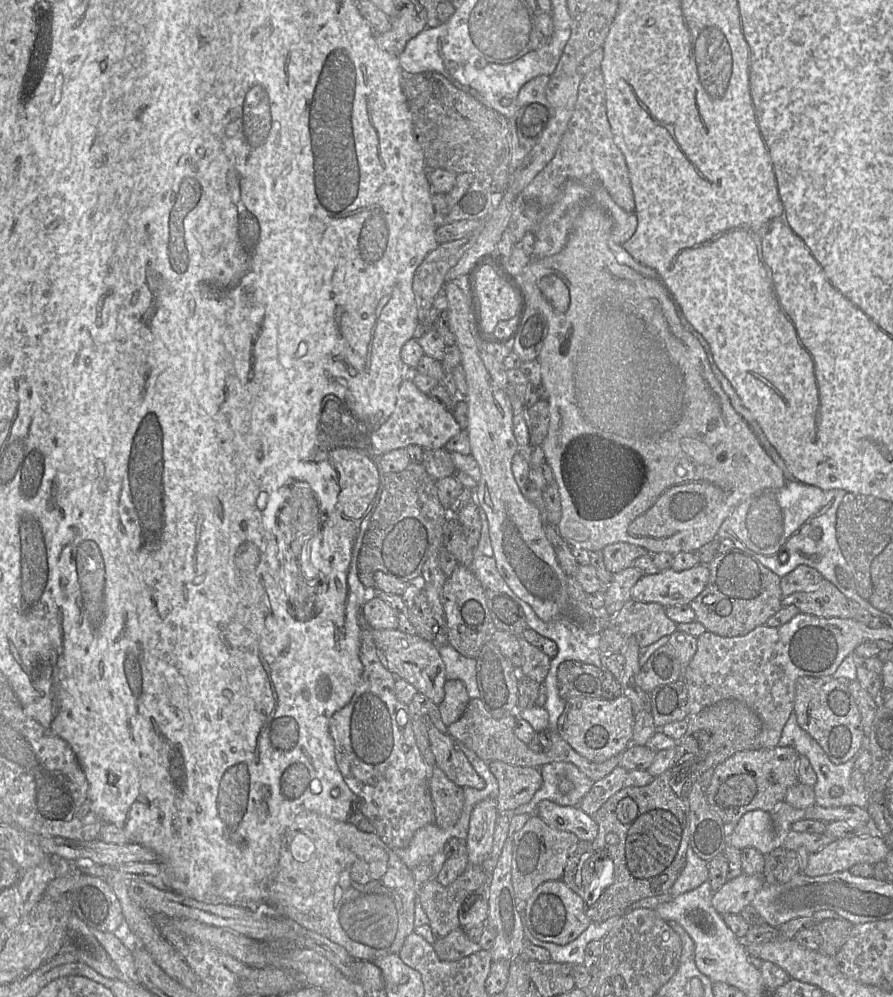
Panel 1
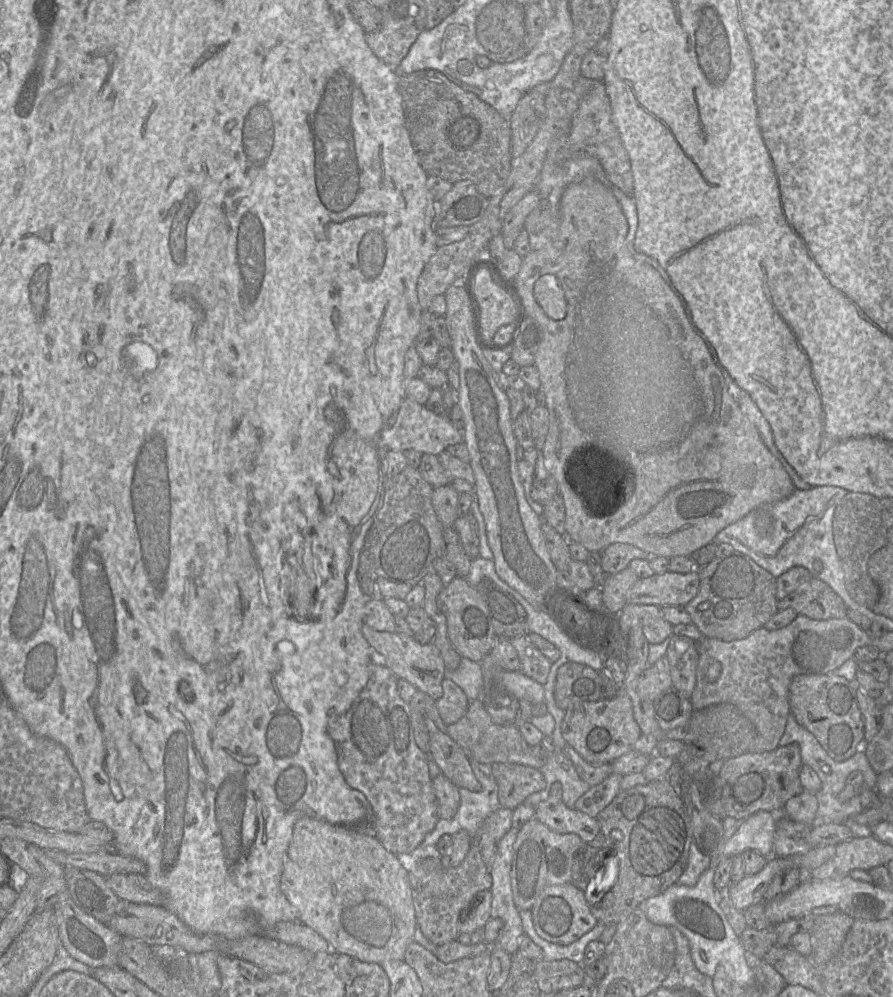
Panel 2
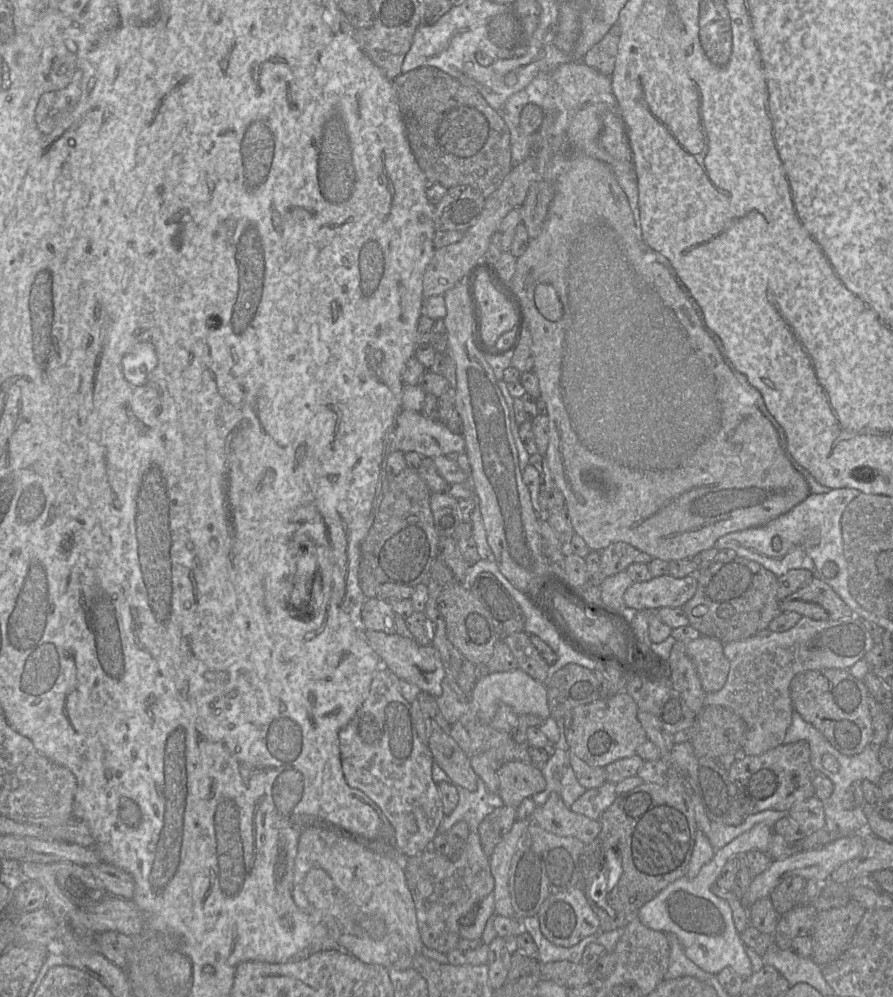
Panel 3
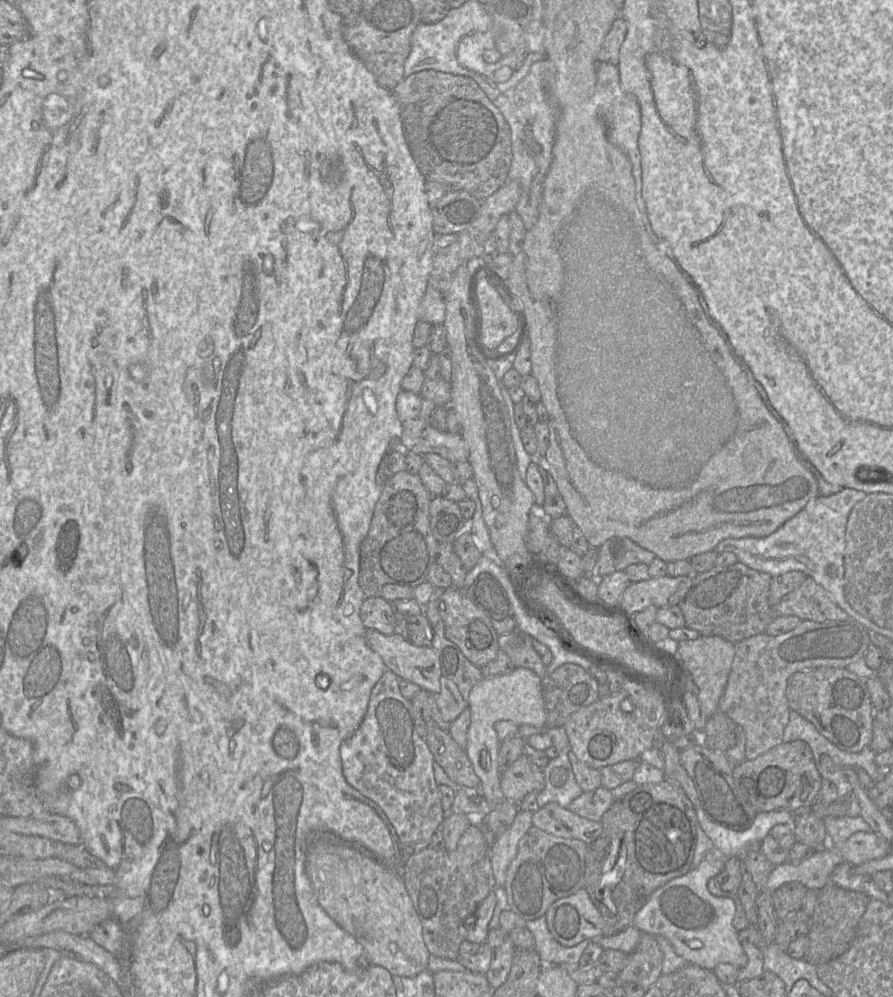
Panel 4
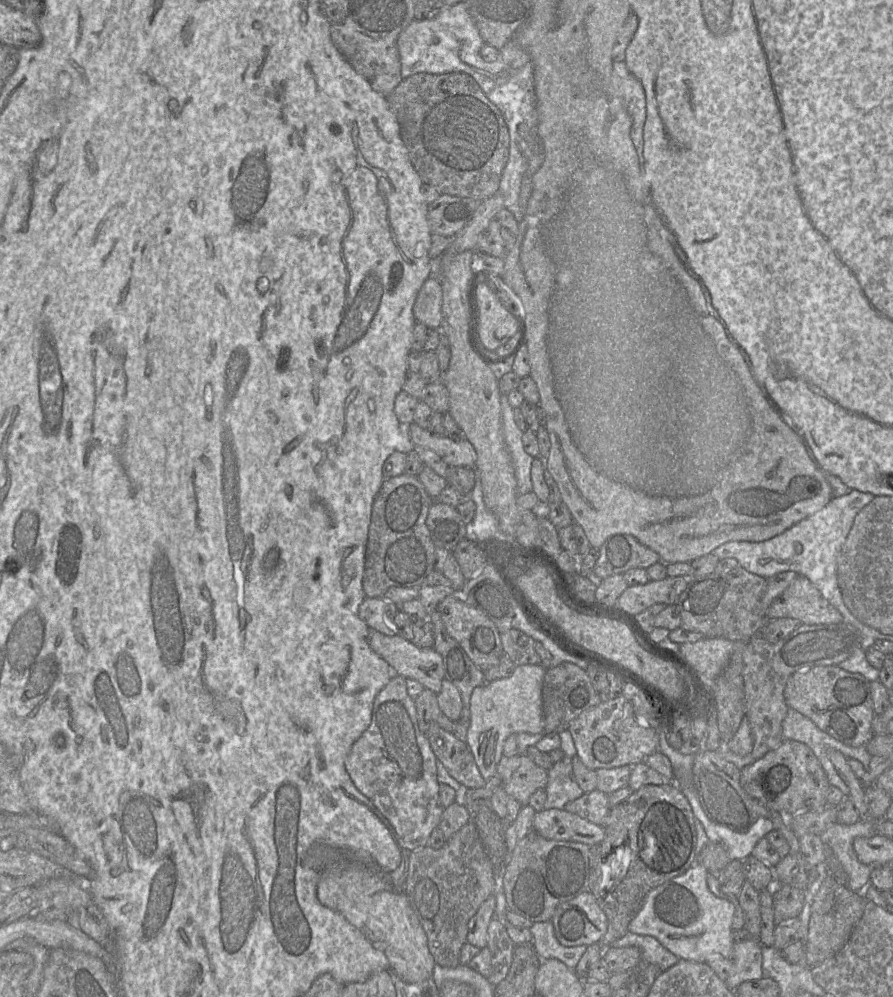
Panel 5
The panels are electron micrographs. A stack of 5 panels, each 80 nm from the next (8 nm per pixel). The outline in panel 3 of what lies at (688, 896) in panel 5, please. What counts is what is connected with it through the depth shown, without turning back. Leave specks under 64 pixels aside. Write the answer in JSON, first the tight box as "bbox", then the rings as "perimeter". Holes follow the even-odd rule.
{"bbox":[638,823,773,979],"perimeter":[[[764,823],[756,824],[726,846],[716,850],[713,858],[702,866],[695,878],[689,879],[684,876],[677,879],[664,888],[655,898],[643,905],[638,913],[639,920],[643,925],[653,930],[675,934],[680,940],[686,956],[703,971],[717,975],[724,968],[730,968],[744,979],[750,977],[753,973],[752,964],[746,953],[746,946],[735,928],[732,910],[726,900],[712,893],[711,886],[716,883],[722,868],[730,858],[744,856],[751,850],[768,853],[772,834],[773,827]]]}

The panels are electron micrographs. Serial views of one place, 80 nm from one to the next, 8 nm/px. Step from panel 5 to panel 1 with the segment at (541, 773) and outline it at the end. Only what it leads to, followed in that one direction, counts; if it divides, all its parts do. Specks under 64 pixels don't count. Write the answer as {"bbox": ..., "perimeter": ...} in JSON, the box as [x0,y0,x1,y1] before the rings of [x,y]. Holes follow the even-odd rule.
{"bbox":[488,760,542,813],"perimeter":[[[499,760],[488,762],[488,766],[498,782],[498,813],[528,803],[542,786],[539,768],[517,766]]]}

